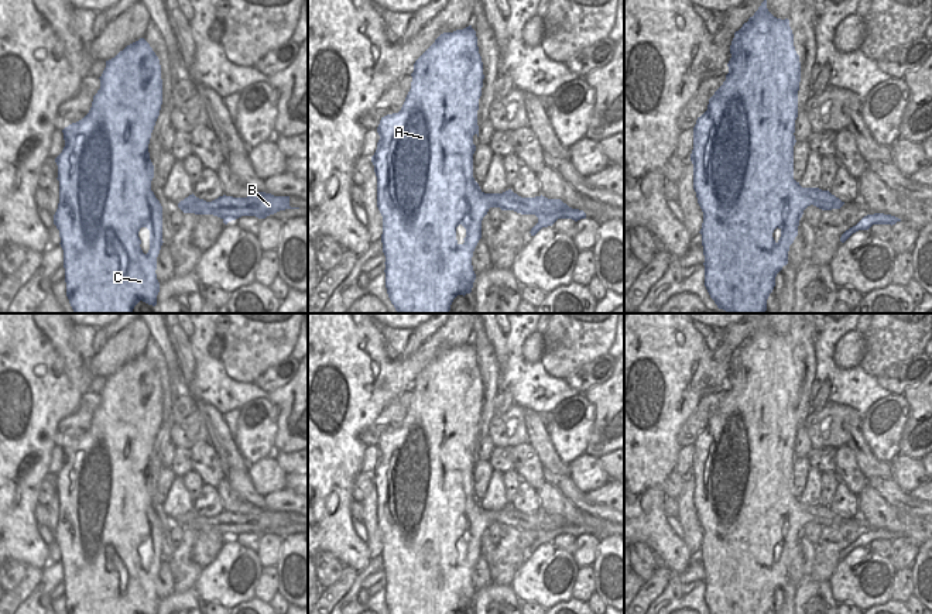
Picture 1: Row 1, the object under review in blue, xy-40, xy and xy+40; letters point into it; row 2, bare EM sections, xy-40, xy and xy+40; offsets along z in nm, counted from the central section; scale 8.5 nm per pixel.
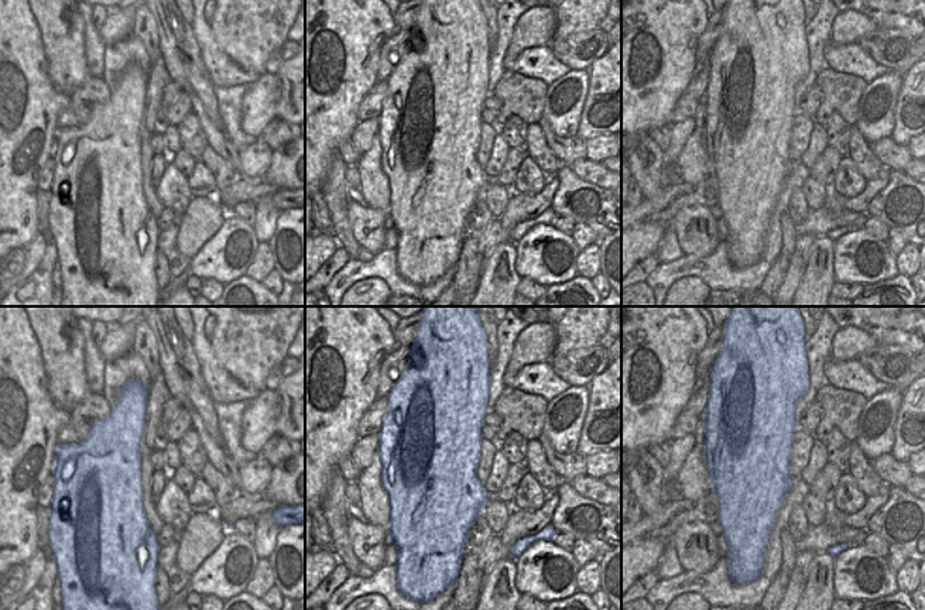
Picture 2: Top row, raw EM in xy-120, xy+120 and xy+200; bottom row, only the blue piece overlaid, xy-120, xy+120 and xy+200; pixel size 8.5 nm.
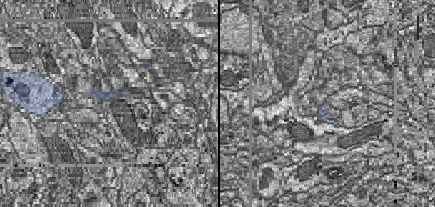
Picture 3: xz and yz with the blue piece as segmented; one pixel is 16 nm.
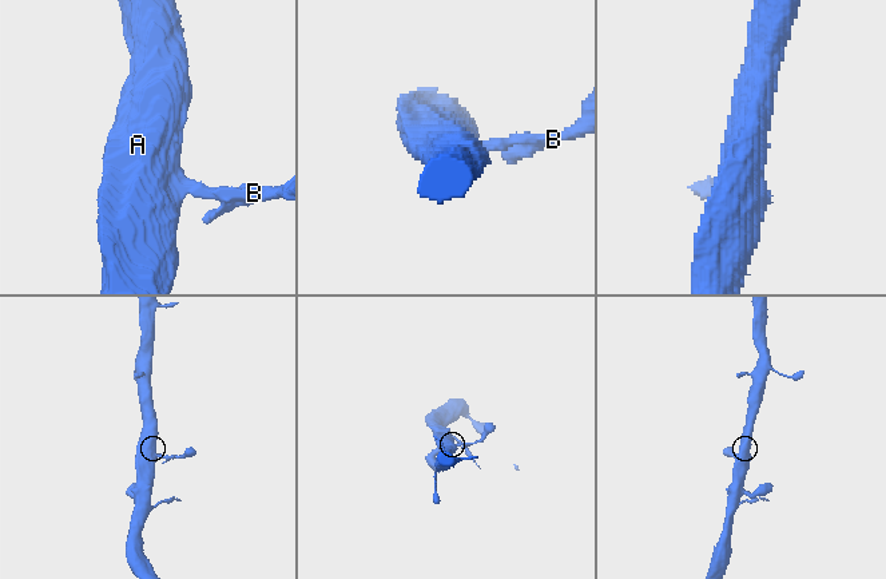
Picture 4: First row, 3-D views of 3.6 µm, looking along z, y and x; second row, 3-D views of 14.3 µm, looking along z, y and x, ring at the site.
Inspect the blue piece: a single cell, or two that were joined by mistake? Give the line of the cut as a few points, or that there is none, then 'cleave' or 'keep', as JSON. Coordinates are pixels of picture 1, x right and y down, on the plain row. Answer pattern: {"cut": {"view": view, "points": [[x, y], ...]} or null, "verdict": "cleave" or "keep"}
{"cut": null, "verdict": "keep"}

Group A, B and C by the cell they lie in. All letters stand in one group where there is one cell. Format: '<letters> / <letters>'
A B C

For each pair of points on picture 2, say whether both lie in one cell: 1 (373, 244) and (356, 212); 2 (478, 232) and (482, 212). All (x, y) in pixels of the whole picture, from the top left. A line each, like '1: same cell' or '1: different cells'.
1: same cell
2: same cell

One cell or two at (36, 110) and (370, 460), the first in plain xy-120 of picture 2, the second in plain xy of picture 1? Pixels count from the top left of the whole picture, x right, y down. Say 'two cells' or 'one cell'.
two cells

